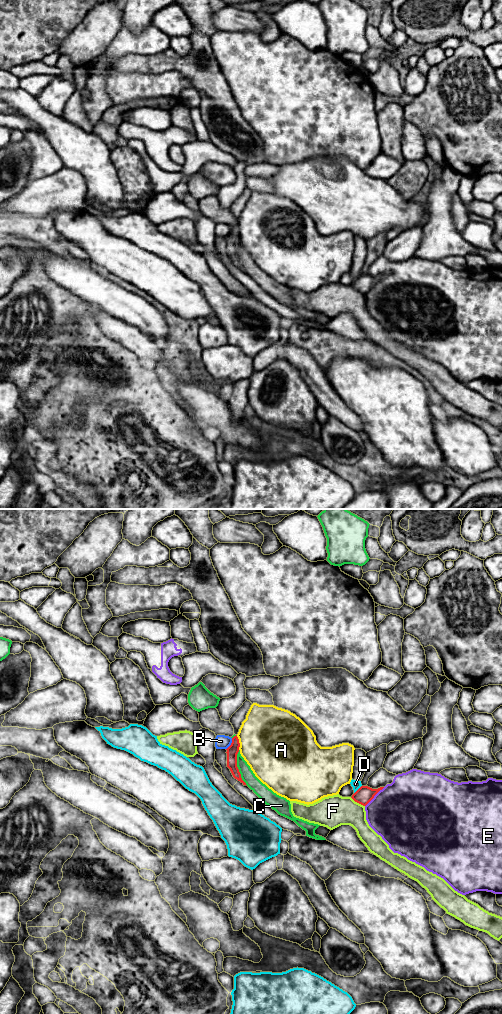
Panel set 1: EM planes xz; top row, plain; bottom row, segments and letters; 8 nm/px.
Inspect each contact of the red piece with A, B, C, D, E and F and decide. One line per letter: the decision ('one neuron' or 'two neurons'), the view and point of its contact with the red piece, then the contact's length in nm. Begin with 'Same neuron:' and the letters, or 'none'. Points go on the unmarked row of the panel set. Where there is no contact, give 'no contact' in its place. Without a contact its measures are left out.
Same neuron: none
A: two neurons; meets red in xz at (238, 230); contact 120 nm long
B: two neurons; meets red in xz at (231, 232); contact 110 nm long
C: two neurons; meets red in xz at (237, 256); contact 300 nm long
D: two neurons; meets red in xz at (358, 277); contact 90 nm long
E: two neurons; meets red in xz at (374, 283); contact 220 nm long
F: two neurons; meets red in xz at (357, 290); contact 140 nm long

